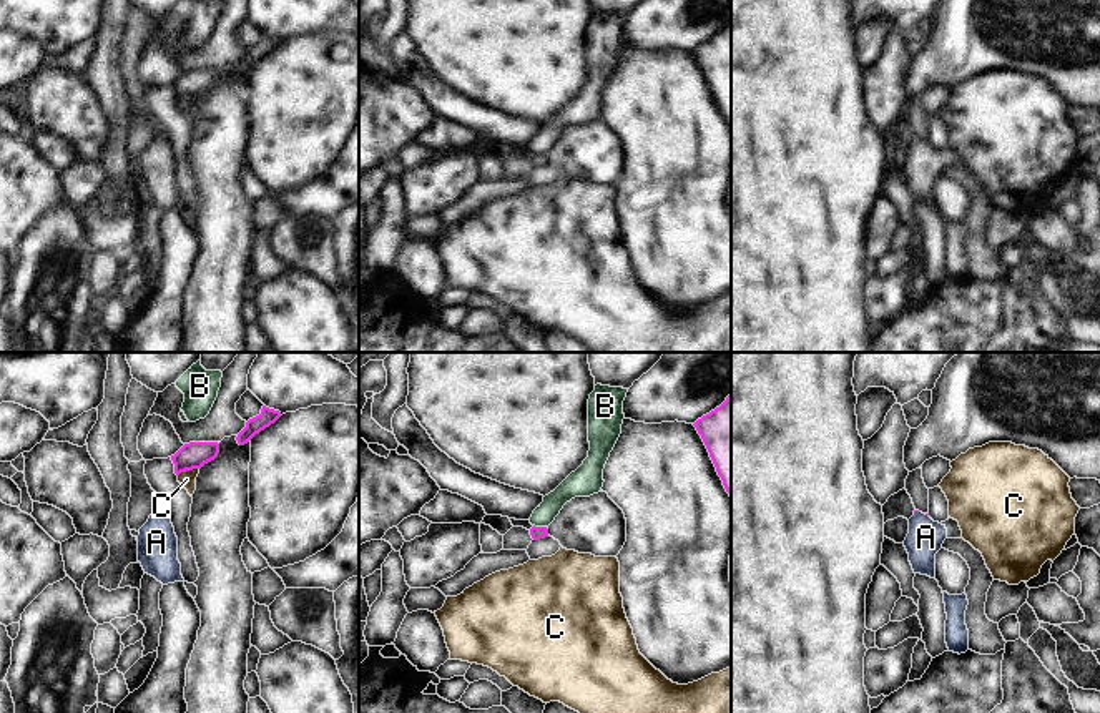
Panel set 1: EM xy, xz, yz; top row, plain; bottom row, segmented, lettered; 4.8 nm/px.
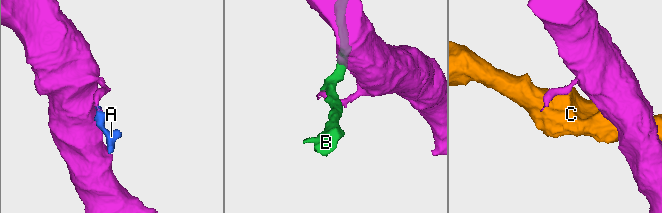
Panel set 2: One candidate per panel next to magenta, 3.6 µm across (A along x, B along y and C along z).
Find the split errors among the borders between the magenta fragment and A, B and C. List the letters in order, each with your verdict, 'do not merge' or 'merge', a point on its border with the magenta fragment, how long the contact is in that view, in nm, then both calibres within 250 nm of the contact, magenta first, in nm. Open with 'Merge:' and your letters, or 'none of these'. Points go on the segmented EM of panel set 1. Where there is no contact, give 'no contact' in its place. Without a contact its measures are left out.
Merge: A
A: merge; contact yz (916, 511); length 30 nm; calibres 20 and 170 nm
B: do not merge; contact xz (540, 527); length 70 nm; calibres 60 and 100 nm
C: do not merge; contact xy (188, 469); length 110 nm; calibres 130 and 80 nm

